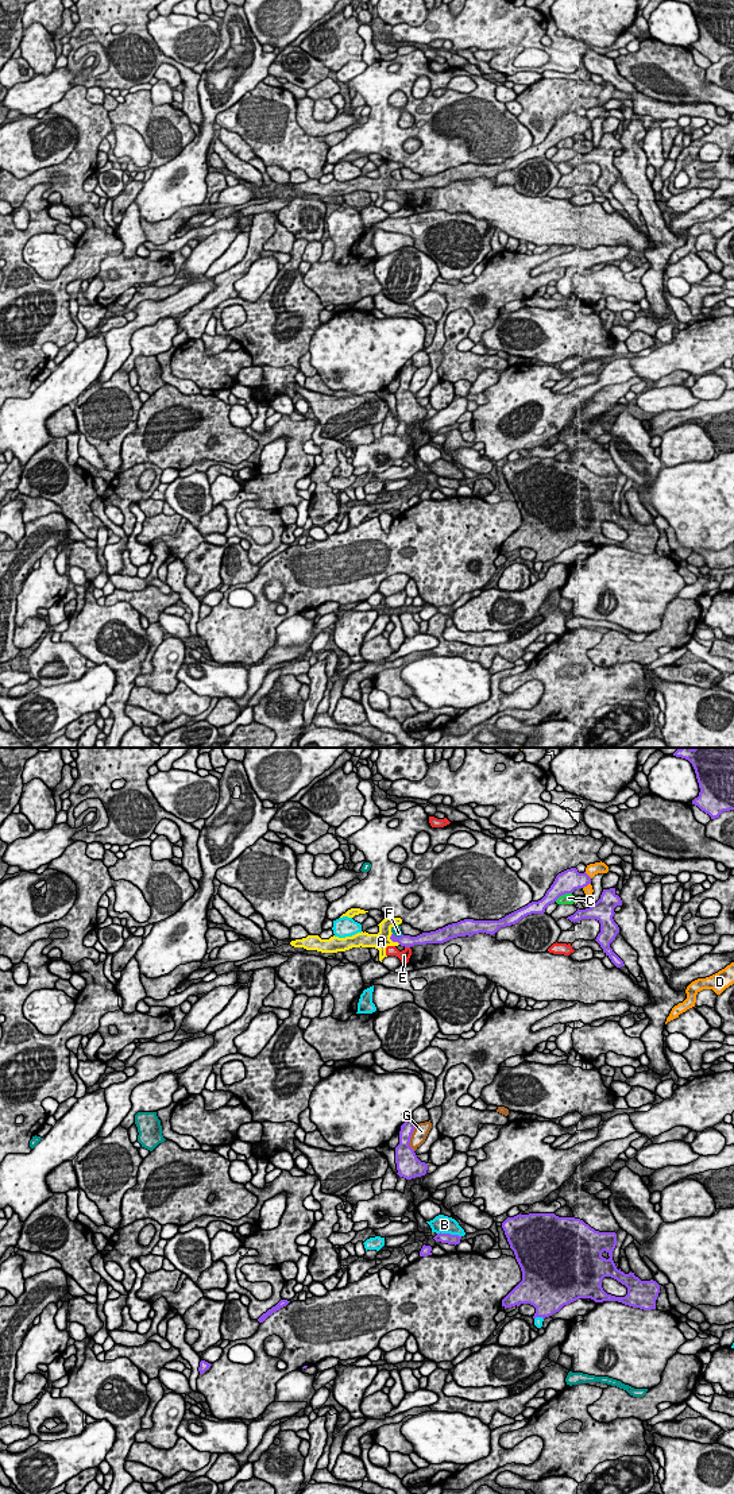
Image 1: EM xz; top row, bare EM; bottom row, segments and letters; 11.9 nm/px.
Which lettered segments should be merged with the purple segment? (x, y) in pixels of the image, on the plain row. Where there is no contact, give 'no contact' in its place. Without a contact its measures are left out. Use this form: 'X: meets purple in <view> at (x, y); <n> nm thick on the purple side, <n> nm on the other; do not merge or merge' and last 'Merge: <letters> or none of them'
A: meets purple in xz at (393, 185); 140 nm thick on the purple side, 200 nm on the other; merge
B: meets purple in xz at (449, 478); 130 nm thick on the purple side, 220 nm on the other; do not merge
C: meets purple in xz at (563, 138); 280 nm thick on the purple side, 130 nm on the other; do not merge
D: meets purple in xz at (587, 119); 260 nm thick on the purple side, 140 nm on the other; do not merge
E: meets purple in xz at (408, 190); 140 nm thick on the purple side, 140 nm on the other; do not merge
F: meets purple in xz at (398, 181); 140 nm thick on the purple side, 120 nm on the other; do not merge
G: meets purple in xz at (410, 381); 260 nm thick on the purple side, 170 nm on the other; do not merge
Merge: A

